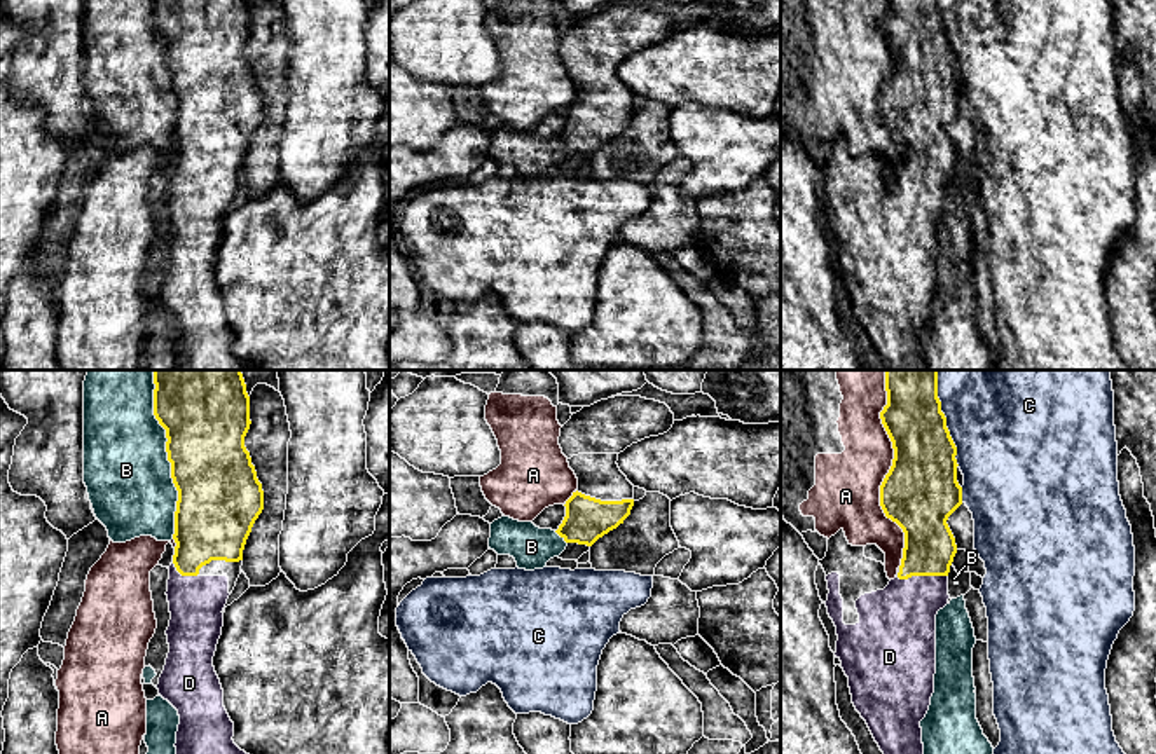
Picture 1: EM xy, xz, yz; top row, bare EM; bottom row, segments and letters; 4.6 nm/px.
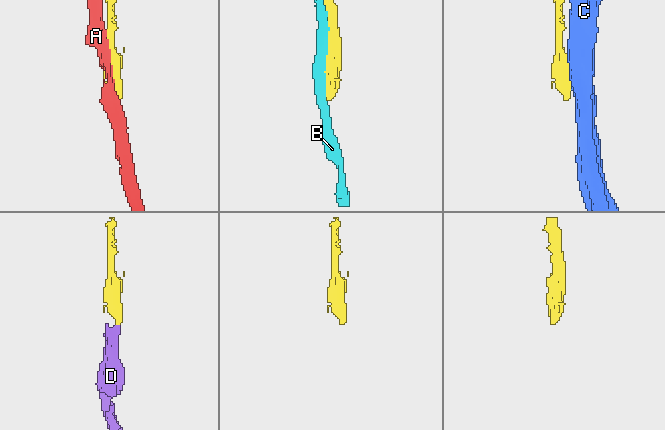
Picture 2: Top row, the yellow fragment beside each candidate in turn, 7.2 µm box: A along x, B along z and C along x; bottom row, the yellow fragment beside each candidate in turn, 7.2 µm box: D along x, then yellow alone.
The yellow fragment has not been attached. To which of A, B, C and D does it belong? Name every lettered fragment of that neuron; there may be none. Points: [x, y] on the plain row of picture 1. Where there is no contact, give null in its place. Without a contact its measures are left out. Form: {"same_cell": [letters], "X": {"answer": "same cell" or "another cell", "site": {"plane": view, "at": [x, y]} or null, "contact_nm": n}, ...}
{"same_cell": ["D"], "A": {"answer": "another cell", "site": {"plane": "yz", "at": [884, 89]}, "contact_nm": 800}, "B": {"answer": "another cell", "site": {"plane": "xy", "at": [172, 74]}, "contact_nm": 700}, "C": {"answer": "another cell", "site": {"plane": "yz", "at": [947, 37]}, "contact_nm": 360}, "D": {"answer": "same cell", "site": {"plane": "yz", "at": [922, 184]}, "contact_nm": 240}}

